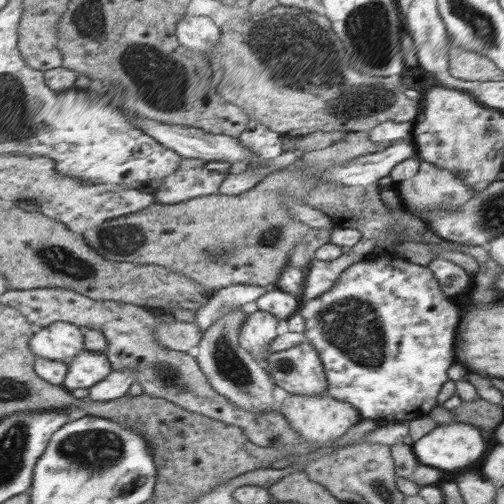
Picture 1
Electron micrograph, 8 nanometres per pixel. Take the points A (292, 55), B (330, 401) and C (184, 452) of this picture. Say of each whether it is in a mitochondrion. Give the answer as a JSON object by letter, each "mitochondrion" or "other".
{"A":"mitochondrion","B":"other","C":"mitochondrion"}

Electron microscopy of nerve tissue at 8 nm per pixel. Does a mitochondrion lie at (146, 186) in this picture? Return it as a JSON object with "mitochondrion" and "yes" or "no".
{"mitochondrion":"no"}

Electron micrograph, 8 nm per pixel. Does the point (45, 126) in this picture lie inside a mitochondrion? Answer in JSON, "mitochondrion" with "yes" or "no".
{"mitochondrion":"yes"}

